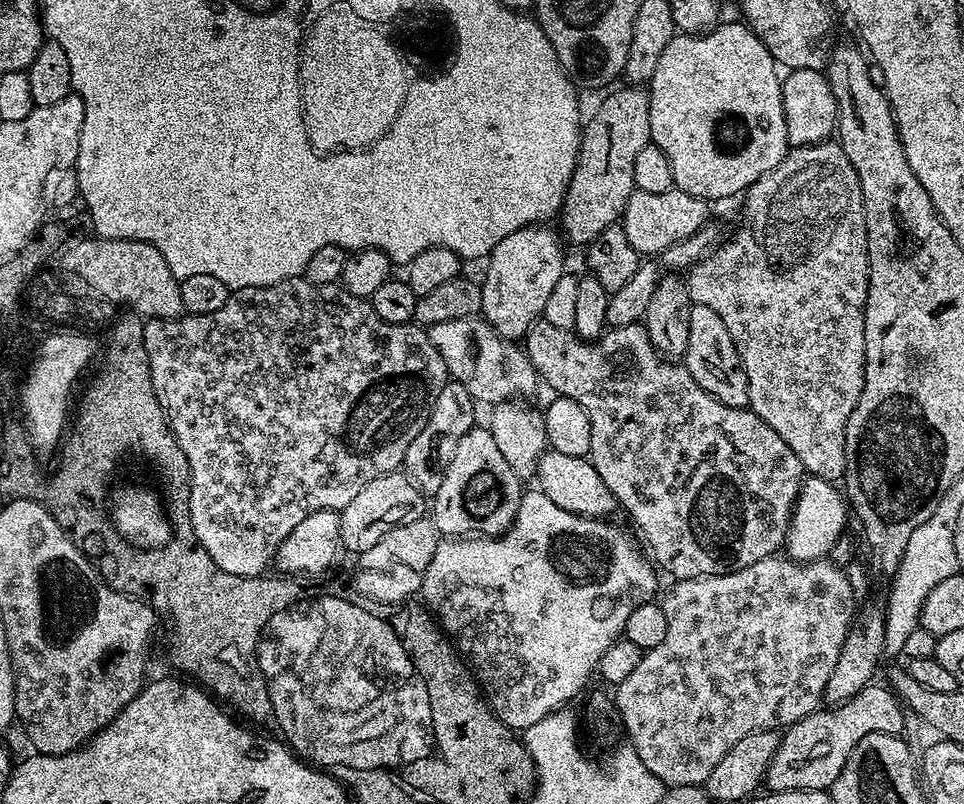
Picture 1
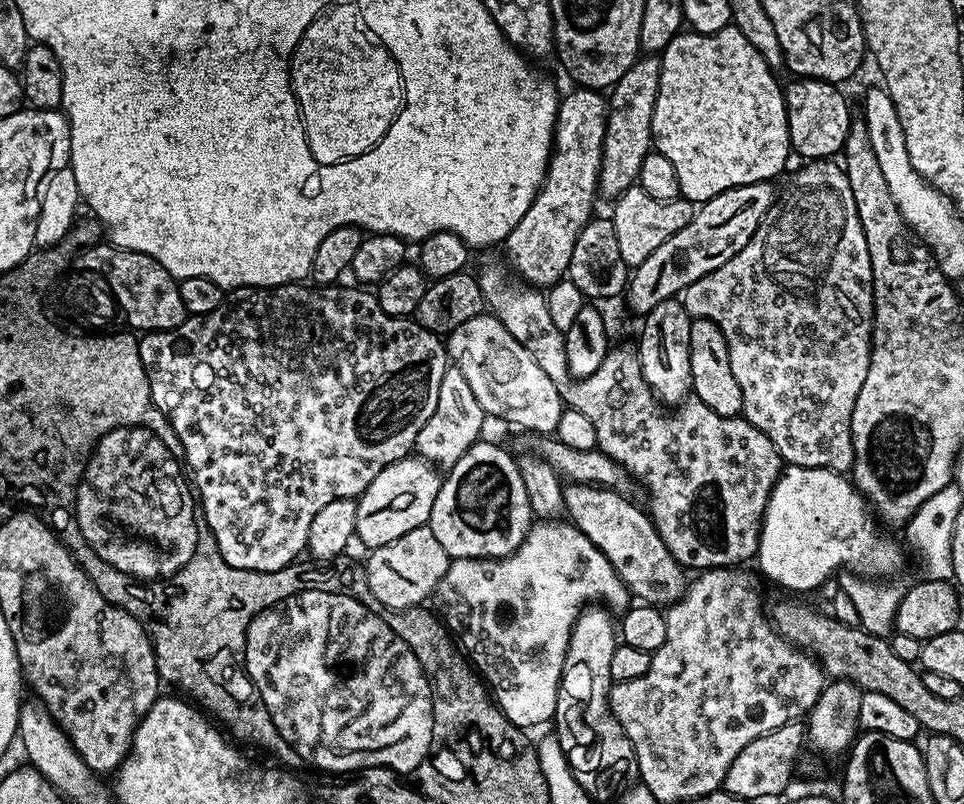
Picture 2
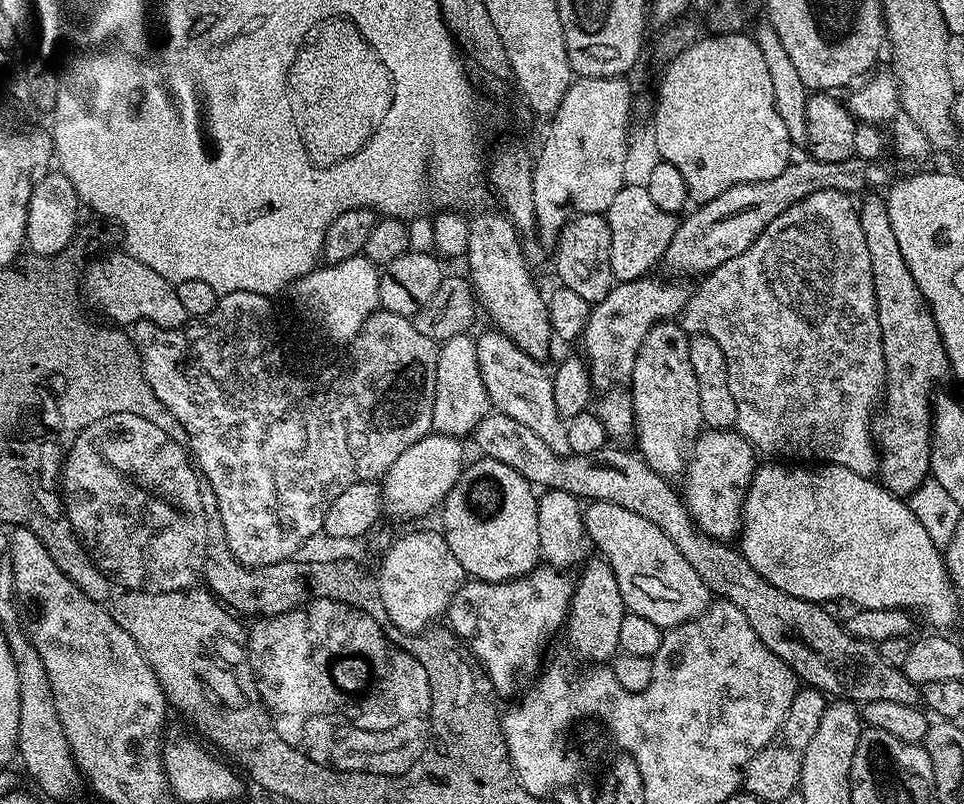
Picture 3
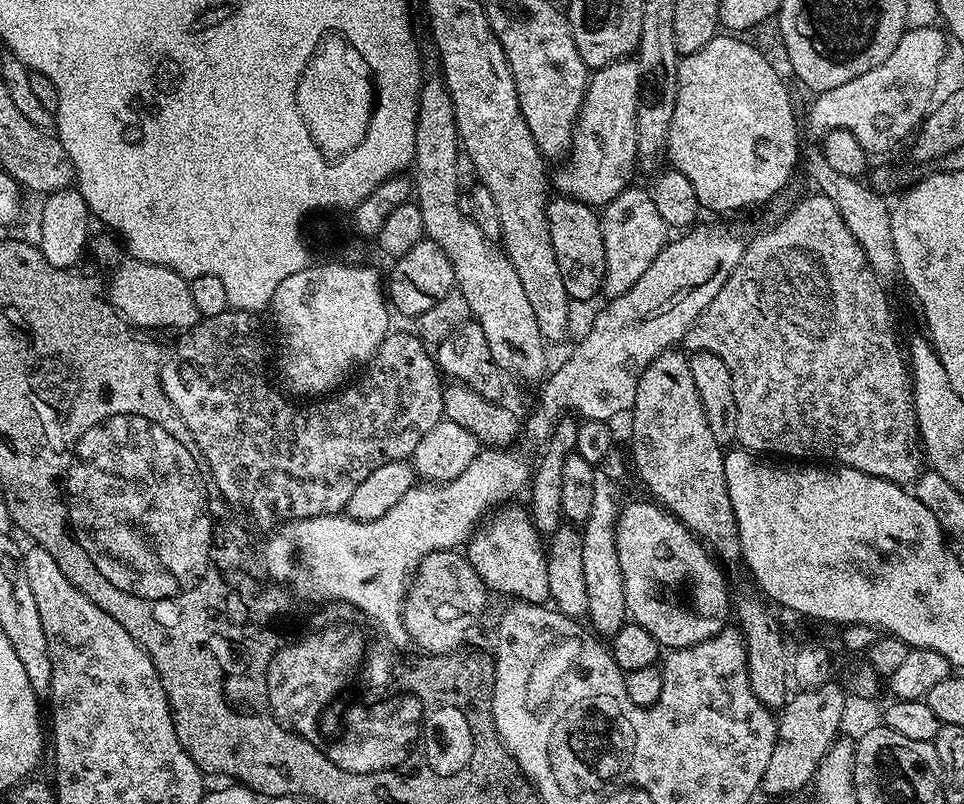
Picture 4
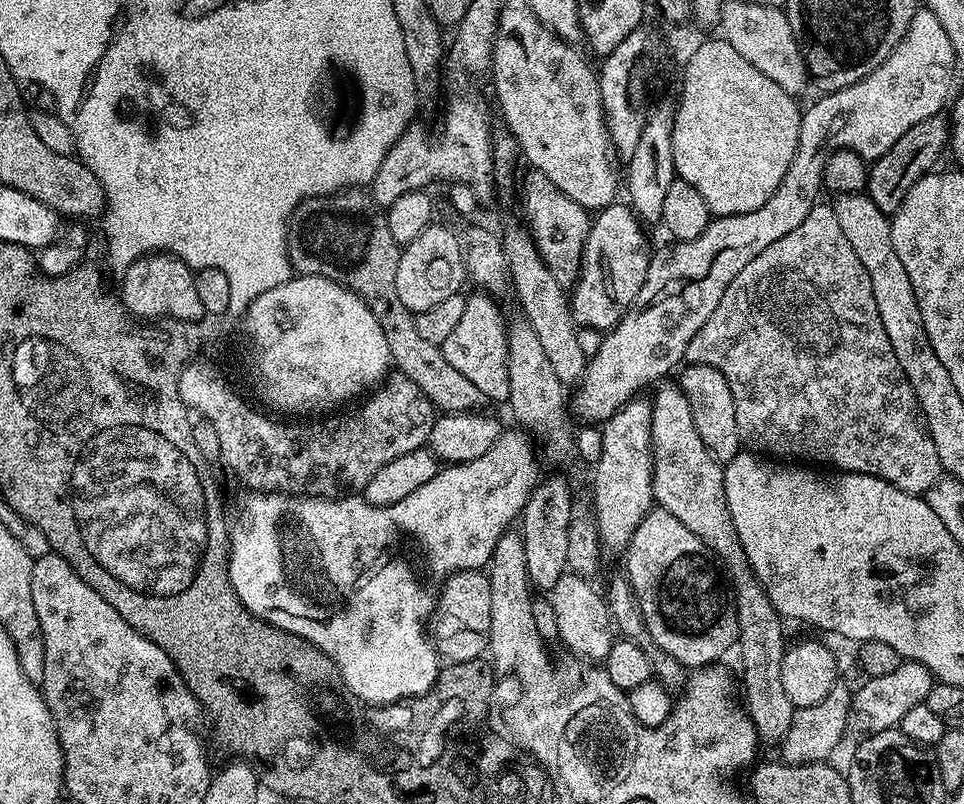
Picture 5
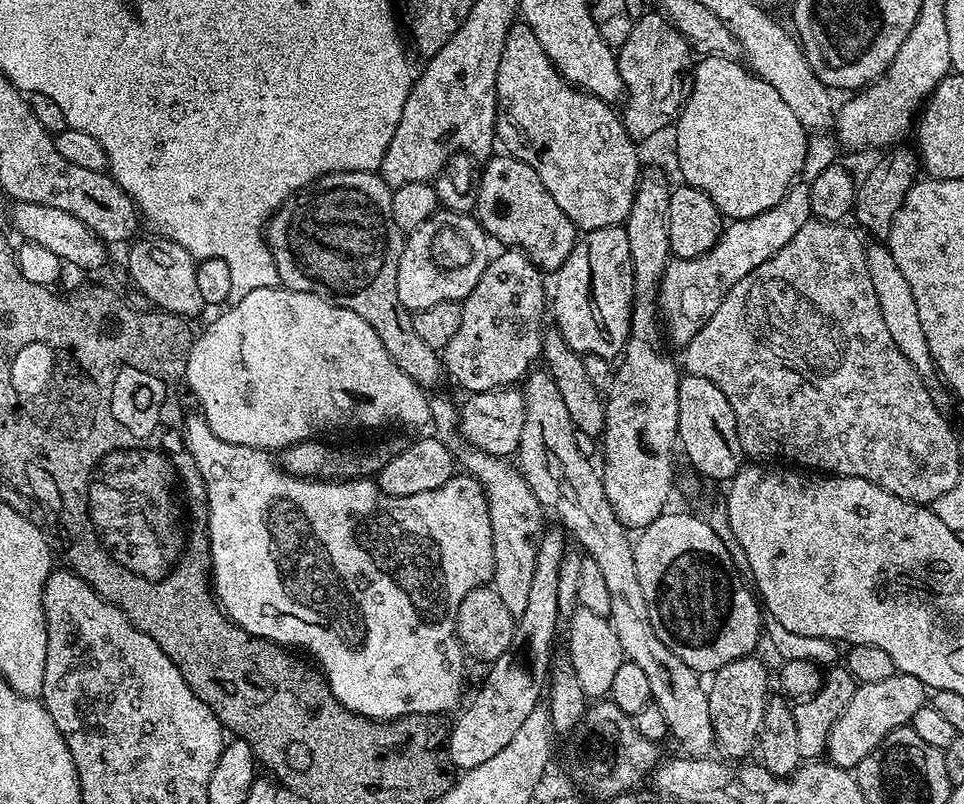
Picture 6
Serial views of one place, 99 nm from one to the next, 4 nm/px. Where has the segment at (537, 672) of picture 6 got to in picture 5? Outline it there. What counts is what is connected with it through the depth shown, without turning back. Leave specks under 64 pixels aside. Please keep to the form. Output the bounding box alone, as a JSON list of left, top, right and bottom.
[520,478,574,592]

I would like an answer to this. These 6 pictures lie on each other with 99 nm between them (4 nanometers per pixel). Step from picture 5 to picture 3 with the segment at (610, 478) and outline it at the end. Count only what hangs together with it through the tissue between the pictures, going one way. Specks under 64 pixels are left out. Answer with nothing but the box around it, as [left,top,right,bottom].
[566,558,626,662]

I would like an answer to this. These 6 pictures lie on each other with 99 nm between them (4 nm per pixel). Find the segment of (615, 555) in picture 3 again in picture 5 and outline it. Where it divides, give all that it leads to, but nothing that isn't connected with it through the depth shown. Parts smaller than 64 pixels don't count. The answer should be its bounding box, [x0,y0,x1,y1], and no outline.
[623,507,740,670]

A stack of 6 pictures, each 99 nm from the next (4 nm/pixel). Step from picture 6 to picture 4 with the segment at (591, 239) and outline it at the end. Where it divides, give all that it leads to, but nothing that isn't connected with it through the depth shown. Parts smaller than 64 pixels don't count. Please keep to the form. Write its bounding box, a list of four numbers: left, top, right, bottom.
[599,186,670,297]

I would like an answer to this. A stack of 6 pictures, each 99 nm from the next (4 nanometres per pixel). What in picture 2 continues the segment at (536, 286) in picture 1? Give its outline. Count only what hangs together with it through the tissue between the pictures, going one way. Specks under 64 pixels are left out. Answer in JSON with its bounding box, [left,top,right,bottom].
[502,88,608,286]

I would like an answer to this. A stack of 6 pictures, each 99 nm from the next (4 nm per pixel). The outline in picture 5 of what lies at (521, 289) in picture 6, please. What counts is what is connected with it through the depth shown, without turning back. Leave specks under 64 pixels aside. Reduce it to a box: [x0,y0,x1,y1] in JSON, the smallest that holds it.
[442,294,510,401]

